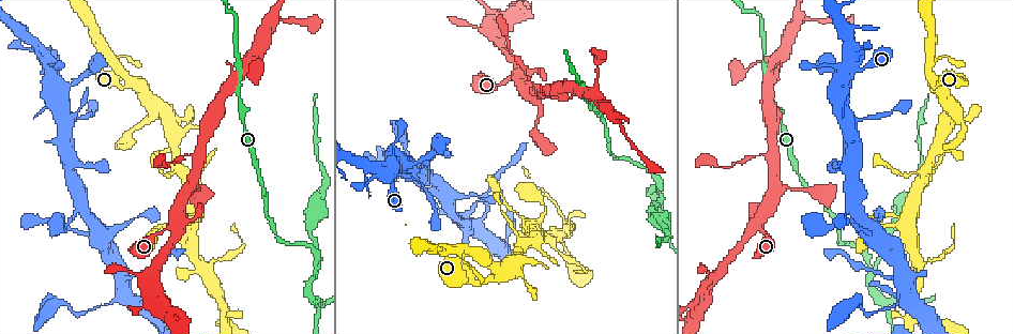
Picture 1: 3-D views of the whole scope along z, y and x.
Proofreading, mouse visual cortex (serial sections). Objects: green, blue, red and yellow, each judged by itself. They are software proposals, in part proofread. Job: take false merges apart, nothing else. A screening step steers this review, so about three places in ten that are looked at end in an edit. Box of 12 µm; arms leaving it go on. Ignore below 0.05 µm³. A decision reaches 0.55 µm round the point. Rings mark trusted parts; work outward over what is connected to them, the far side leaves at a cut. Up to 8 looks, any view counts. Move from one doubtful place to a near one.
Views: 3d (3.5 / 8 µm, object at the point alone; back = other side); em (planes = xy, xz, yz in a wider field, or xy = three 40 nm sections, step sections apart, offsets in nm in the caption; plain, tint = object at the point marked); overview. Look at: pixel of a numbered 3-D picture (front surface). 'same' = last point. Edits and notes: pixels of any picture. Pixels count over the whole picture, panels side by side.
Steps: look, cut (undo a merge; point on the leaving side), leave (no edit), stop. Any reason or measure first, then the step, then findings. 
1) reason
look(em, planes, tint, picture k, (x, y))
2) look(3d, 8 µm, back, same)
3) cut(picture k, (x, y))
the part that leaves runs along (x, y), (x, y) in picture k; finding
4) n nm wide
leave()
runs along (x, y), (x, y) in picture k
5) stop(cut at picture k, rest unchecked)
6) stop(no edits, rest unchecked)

three-way junction
look(em, planes, tint, picture 1, (920, 269))

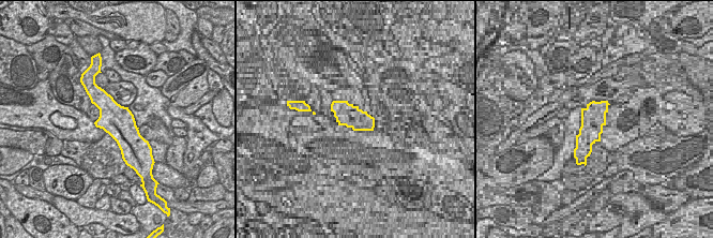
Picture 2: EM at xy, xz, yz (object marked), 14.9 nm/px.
see where the arms go
look(3d, 3.5 µm, same)

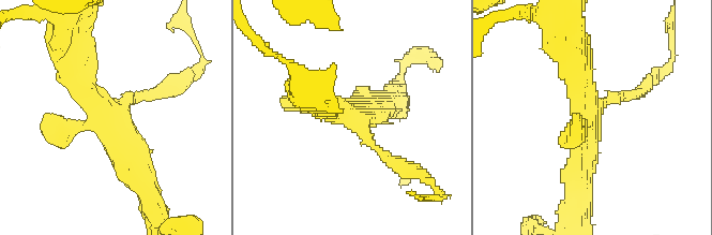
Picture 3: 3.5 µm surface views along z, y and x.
480 nm wide
leave()
runs along (65, 54), (138, 173) in picture 3; one cell here

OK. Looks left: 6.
thin neck
look(3d, 3.5 µm, picture 1, (911, 320))

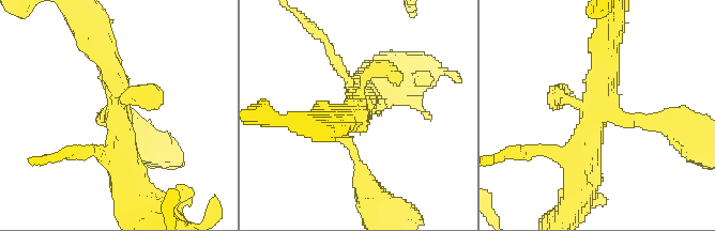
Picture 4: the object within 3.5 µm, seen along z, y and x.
look(em, planes, plain, picture 4, (119, 107))

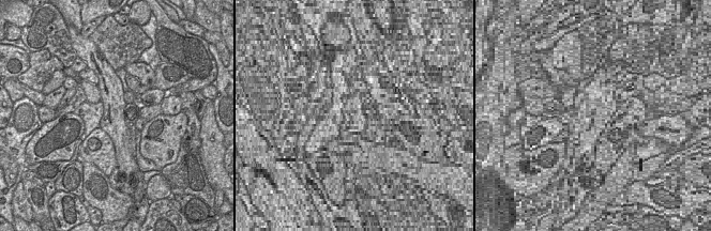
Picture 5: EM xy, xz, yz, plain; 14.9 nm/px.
look(em, planes, tint, same)

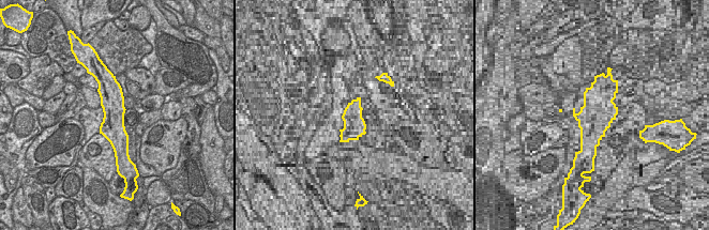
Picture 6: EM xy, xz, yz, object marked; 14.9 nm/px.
leave()
runs along (608, 43), (599, 108), (657, 121) in picture 4; all the same cell

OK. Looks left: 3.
thick turns thin
look(3d, 3.5 µm, picture 1, (128, 277))

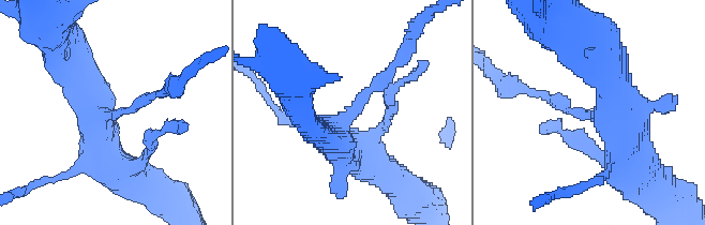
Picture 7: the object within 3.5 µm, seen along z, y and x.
arms of 150, 400 nm
look(em, planes, tint, picture 7, (114, 114))

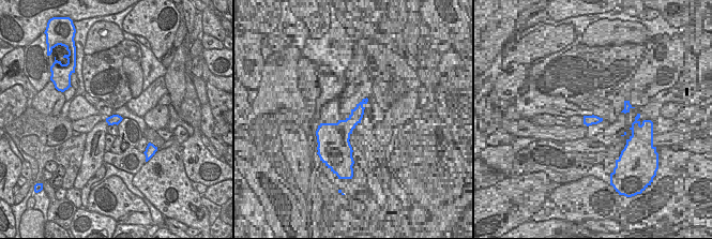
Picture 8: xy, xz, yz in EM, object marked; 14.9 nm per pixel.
leave()
runs along (318, 135), (332, 140), (398, 60) in picture 7; continuous, no second cell

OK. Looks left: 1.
stop(no edits, rest unchecked)

